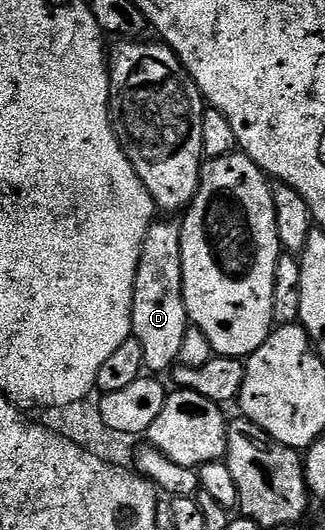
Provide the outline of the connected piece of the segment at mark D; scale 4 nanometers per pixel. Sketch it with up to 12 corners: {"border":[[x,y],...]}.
{"border":[[151,223],[131,333],[152,375],[179,361],[189,319],[180,223]]}

